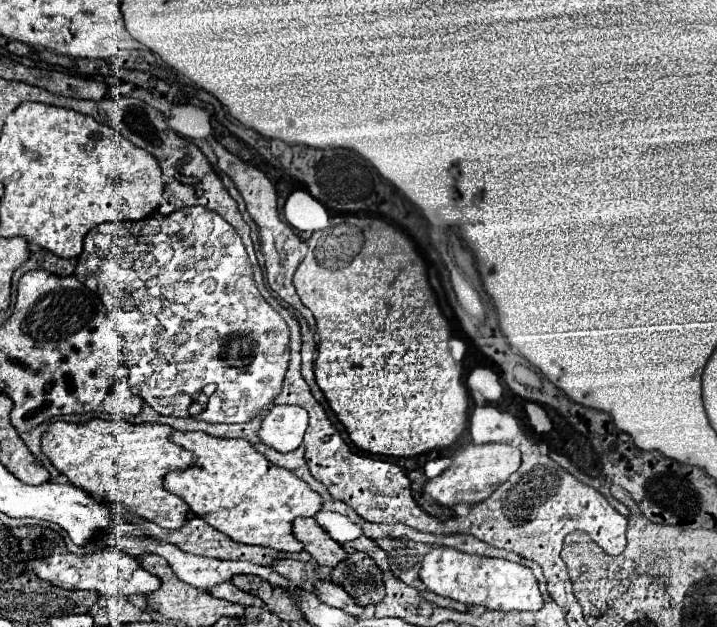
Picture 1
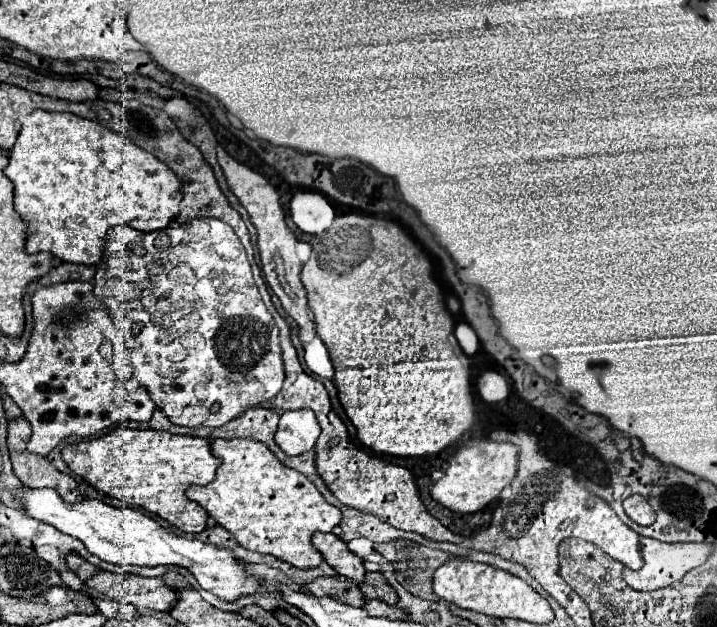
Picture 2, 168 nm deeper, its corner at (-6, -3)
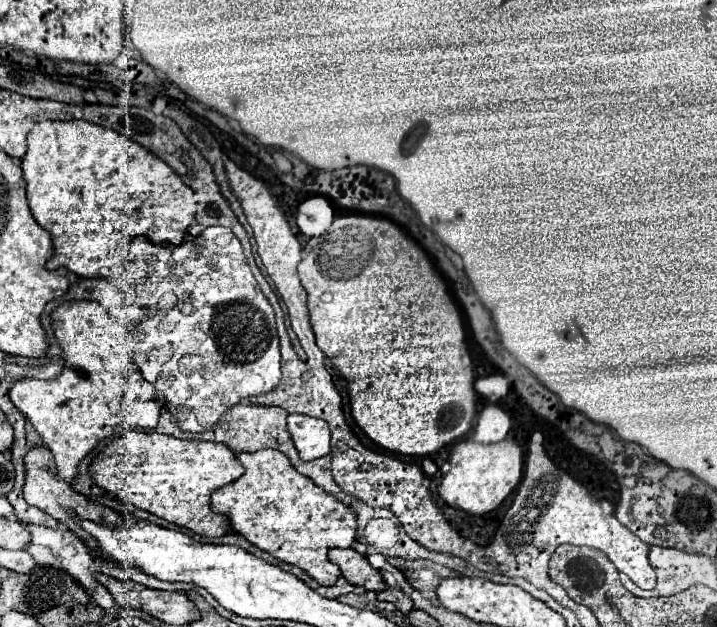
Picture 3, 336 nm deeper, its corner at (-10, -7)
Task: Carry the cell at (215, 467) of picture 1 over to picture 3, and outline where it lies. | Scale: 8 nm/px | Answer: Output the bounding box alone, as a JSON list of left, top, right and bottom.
[211,450,357,586]

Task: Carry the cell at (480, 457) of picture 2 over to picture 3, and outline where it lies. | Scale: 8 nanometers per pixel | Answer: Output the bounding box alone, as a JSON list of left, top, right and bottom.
[437,438,523,514]

